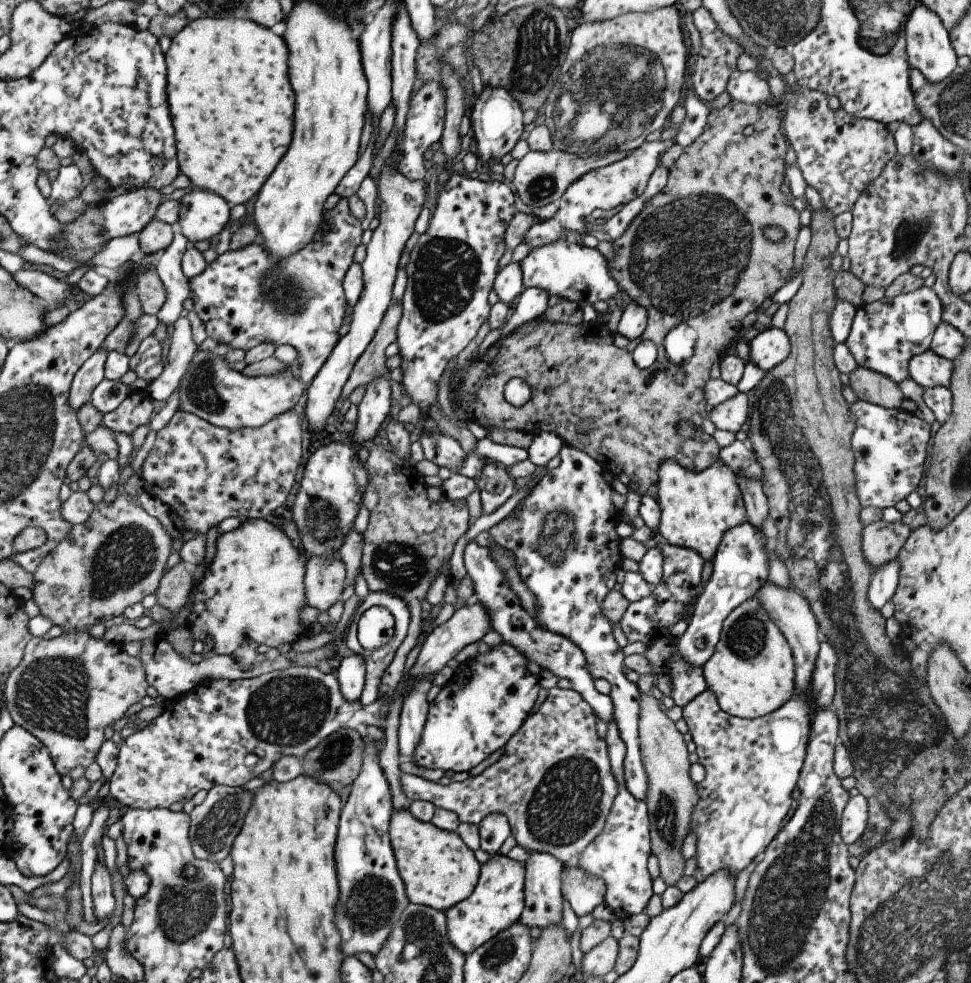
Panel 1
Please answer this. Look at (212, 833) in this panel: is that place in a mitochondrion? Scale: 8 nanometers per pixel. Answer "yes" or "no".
yes

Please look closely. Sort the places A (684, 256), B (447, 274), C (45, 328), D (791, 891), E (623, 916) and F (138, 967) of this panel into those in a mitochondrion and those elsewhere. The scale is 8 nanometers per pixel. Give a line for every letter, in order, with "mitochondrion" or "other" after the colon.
A: mitochondrion
B: mitochondrion
C: other
D: mitochondrion
E: other
F: other

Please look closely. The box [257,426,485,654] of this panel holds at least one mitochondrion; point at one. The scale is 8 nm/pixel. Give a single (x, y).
(396, 562)

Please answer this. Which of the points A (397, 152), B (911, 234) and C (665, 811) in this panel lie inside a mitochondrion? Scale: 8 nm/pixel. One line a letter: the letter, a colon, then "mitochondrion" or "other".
A: other
B: mitochondrion
C: mitochondrion

